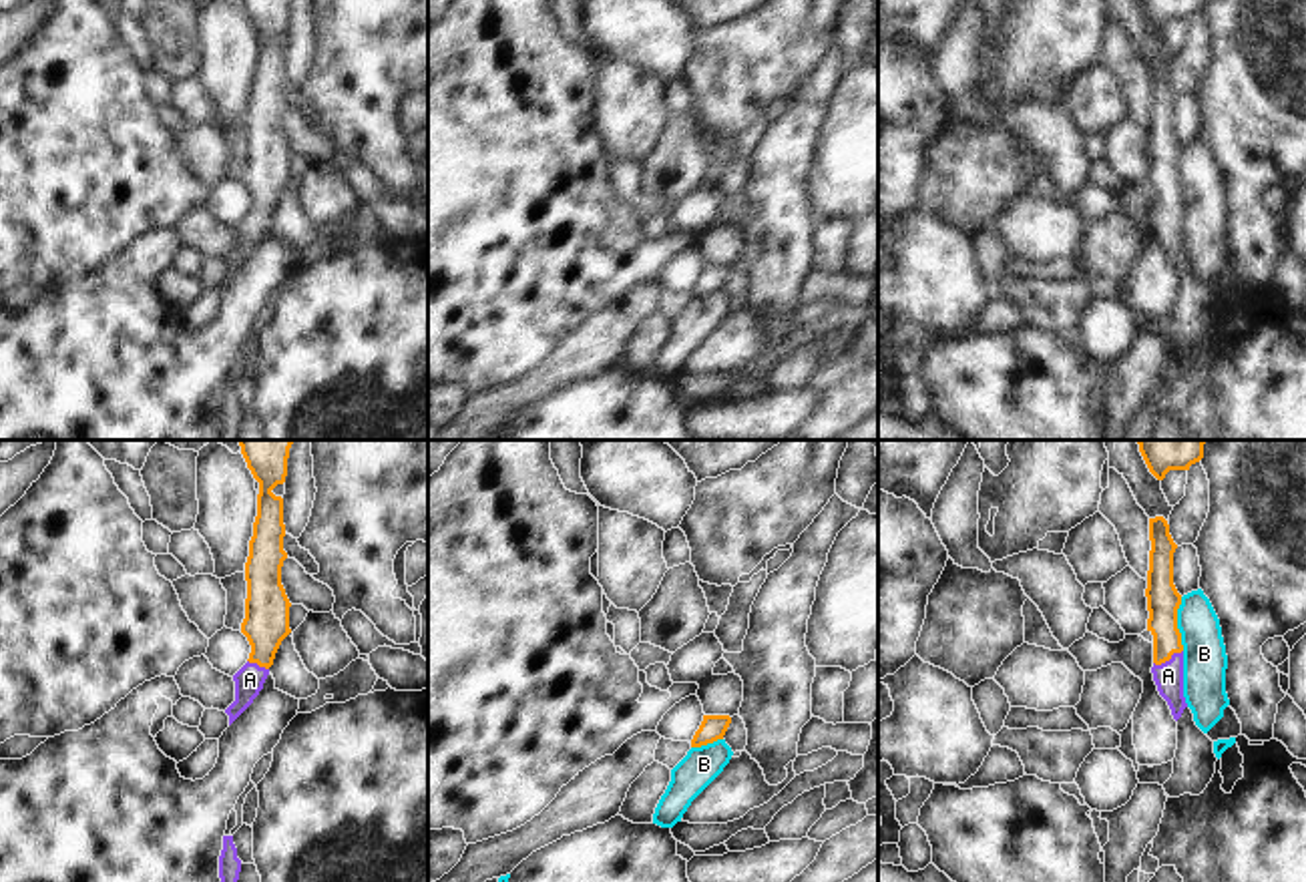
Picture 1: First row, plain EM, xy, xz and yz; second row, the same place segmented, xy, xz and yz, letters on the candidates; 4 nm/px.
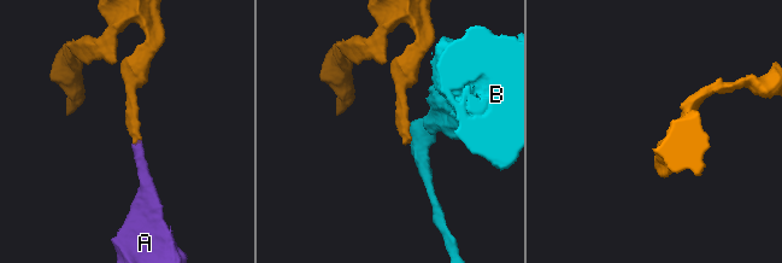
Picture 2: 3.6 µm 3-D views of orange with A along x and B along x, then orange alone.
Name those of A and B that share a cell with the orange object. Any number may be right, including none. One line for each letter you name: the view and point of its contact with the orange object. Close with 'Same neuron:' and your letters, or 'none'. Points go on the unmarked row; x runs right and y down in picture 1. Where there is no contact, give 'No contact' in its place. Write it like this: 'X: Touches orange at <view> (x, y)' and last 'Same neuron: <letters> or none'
A: Touches orange at yz (1168, 209)
Same neuron: A

